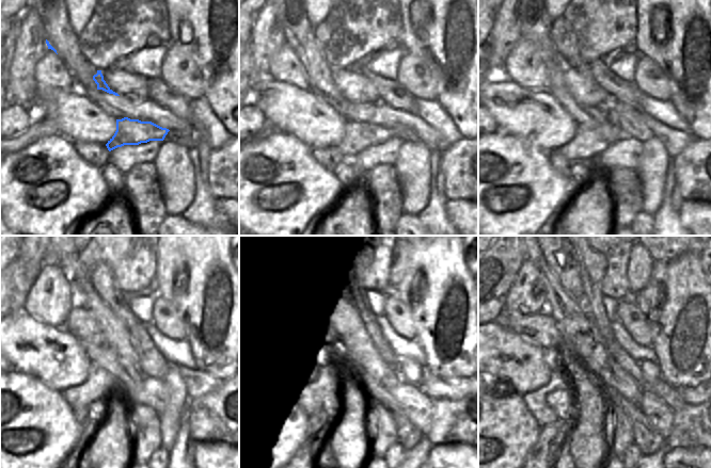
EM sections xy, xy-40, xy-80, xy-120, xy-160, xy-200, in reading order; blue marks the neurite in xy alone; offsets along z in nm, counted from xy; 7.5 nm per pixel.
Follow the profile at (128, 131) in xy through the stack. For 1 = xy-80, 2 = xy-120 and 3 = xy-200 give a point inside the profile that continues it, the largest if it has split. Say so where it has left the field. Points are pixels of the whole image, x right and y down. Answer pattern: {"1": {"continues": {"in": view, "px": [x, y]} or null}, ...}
{"1": {"continues": {"in": "xy-80", "px": [586, 144]}}, "2": {"continues": {"in": "xy-120", "px": [100, 384]}}, "3": {"continues": {"in": "xy-200", "px": [535, 401]}}}

